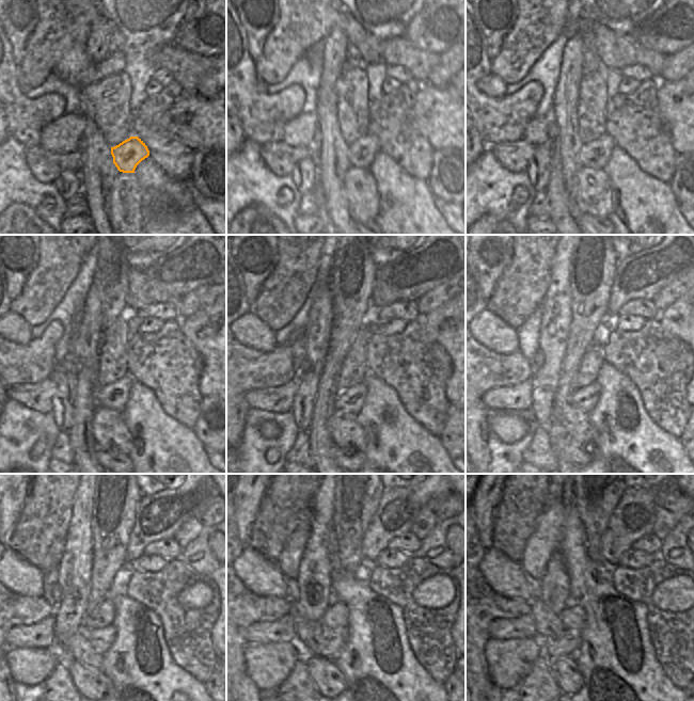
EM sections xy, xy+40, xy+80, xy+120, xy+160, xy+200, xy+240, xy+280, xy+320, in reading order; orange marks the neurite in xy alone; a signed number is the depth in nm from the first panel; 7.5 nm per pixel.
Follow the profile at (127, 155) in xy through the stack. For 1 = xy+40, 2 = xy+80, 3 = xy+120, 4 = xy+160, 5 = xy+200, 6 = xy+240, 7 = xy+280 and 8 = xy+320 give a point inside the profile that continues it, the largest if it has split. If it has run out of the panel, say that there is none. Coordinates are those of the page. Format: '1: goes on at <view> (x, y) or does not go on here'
1: goes on at xy+40 (361, 154)
2: goes on at xy+80 (595, 155)
3: goes on at xy+120 (114, 396)
4: goes on at xy+160 (351, 399)
5: goes on at xy+200 (585, 399)
6: goes on at xy+240 (100, 640)
7: goes on at xy+280 (333, 640)
8: goes on at xy+320 (568, 642)

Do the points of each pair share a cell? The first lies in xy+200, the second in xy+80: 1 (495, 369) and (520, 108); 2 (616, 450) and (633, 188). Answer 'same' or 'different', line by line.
1: same
2: same

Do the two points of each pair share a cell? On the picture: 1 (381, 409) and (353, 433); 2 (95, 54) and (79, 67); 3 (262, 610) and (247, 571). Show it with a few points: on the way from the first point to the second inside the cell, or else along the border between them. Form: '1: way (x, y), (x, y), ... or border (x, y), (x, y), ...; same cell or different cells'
1: border (356, 414), (356, 418), (364, 432), (363, 451); different cells
2: border (83, 44), (93, 61), (101, 61), (109, 53); different cells
3: border (237, 576), (253, 592), (262, 596), (280, 598); different cells

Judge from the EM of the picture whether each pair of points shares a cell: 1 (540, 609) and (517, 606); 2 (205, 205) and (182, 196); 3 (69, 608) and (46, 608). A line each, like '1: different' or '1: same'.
1: different
2: different
3: different

